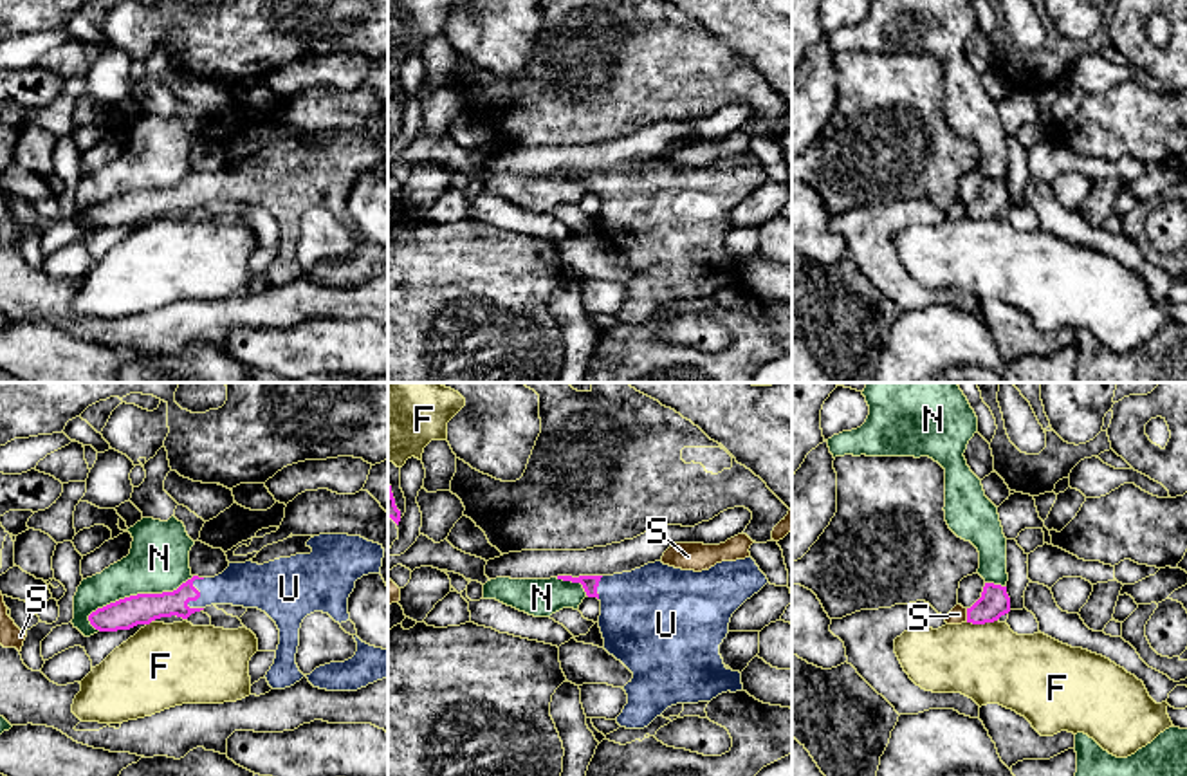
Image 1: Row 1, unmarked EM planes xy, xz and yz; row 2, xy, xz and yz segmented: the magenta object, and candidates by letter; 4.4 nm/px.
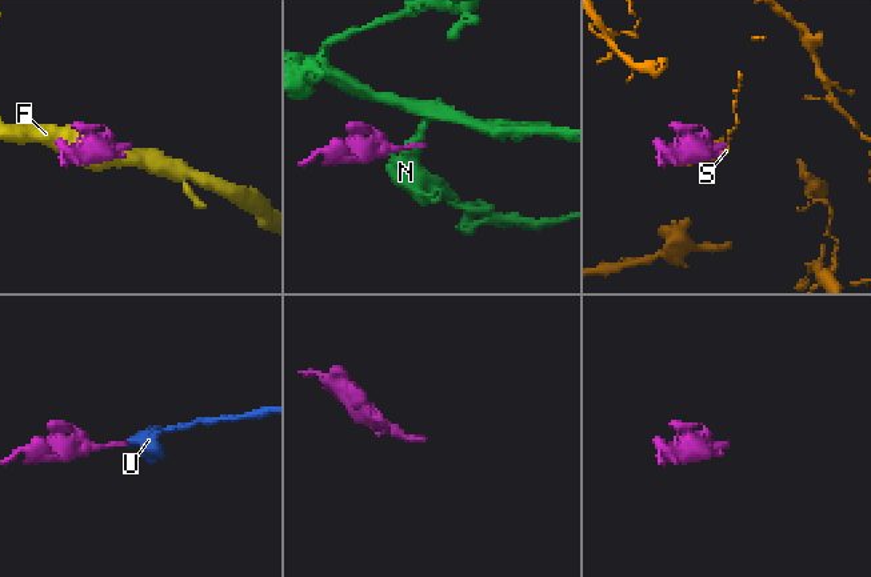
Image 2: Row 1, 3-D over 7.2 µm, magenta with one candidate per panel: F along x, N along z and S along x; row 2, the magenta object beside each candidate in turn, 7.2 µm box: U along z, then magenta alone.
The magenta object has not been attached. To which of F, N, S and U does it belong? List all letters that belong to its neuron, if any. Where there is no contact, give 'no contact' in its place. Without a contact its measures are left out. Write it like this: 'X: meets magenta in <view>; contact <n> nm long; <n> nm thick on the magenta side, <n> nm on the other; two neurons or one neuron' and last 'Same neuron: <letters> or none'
F: meets magenta in yz; contact 140 nm long; 140 nm thick on the magenta side, 360 nm on the other; two neurons
N: meets magenta in xy; contact 500 nm long; 140 nm thick on the magenta side, 280 nm on the other; two neurons
S: meets magenta in yz; contact 60 nm long; 140 nm thick on the magenta side, 80 nm on the other; two neurons
U: meets magenta in xy; contact 160 nm long; 130 nm thick on the magenta side, 200 nm on the other; one neuron
Same neuron: U

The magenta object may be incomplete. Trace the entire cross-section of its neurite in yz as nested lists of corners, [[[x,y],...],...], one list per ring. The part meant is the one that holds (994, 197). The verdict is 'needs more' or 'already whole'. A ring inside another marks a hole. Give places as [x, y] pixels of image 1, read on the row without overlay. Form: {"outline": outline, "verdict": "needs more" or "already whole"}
{"outline": [[[985,179],[981,193],[971,204],[967,204],[967,218],[994,218],[1008,208],[1010,193],[1007,189],[1007,182]]], "verdict": "already whole"}

